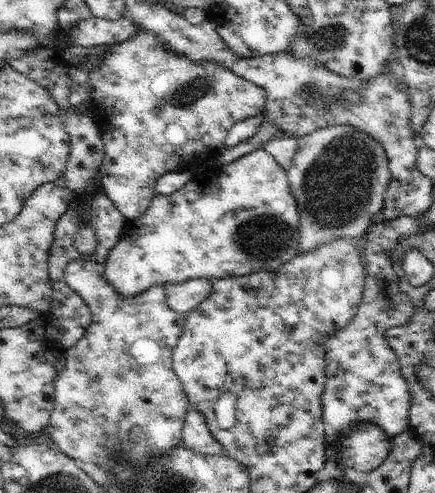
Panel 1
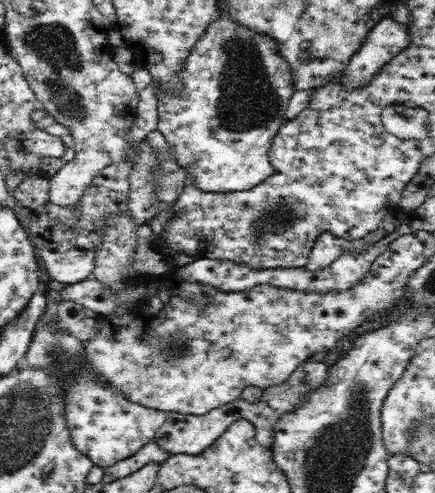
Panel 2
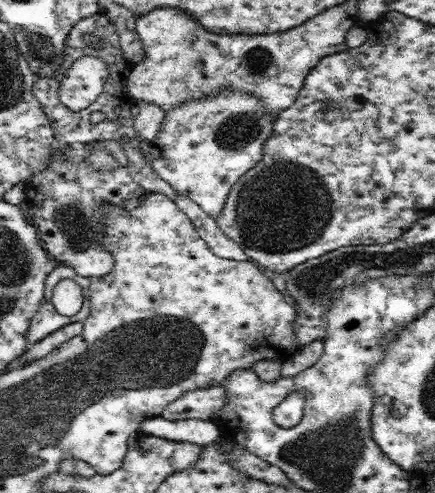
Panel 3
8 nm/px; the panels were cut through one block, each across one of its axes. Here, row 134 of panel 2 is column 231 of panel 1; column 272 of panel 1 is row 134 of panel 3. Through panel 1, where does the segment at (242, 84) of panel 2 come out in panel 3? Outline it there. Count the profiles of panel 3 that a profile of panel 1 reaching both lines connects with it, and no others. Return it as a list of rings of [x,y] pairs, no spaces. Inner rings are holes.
[[[220,90],[216,96],[202,96],[198,100],[186,100],[172,110],[166,110],[160,132],[152,144],[152,168],[168,182],[178,194],[188,196],[202,212],[216,220],[226,206],[232,186],[250,172],[264,158],[264,144],[274,134],[274,120],[258,96],[234,90]]]

